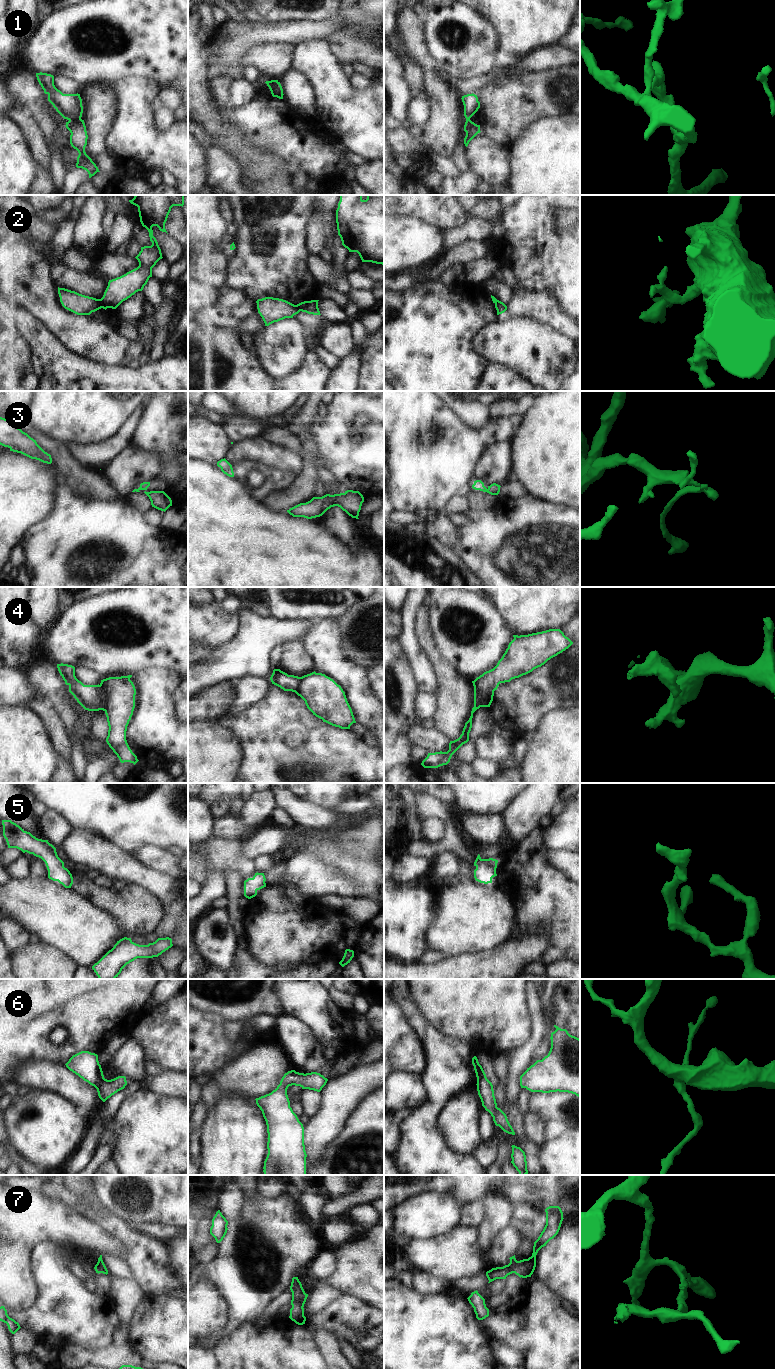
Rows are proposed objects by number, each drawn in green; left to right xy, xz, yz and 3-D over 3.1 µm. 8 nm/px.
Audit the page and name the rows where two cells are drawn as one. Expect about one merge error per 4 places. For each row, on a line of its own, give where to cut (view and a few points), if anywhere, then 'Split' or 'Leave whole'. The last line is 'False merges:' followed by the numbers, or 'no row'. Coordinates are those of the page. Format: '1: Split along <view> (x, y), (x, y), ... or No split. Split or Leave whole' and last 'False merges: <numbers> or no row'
1: Split along xy (80, 118), (69, 120). Split
2: Split along xy (99, 299), (107, 307). Split
3: Split along yz (487, 489), (485, 491). Split
4: Split along xy (100, 684), (103, 690), (102, 709). Split
5: No split. Leave whole
6: No split. Leave whole
7: No split. Leave whole
False merges: 1, 2, 3, 4.

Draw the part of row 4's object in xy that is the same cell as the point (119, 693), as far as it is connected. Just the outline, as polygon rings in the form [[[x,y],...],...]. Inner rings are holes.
[[[132,675],[109,677],[101,680],[105,712],[109,726],[106,742],[121,763],[134,765],[139,761],[126,740],[126,731],[135,708],[136,689],[130,680]]]

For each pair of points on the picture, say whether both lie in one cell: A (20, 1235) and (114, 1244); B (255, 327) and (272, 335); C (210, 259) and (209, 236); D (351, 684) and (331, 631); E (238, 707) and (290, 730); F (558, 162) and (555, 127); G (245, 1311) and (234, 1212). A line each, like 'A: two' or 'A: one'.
A: one
B: two
C: two
D: one
E: two
F: one
G: two

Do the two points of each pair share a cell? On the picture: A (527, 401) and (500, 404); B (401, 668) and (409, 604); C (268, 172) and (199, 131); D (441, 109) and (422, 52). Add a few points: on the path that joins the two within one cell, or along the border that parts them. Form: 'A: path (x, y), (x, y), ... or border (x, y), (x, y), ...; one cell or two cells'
A: path (520, 405), (507, 405); one cell
B: border (399, 638), (412, 671); two cells
C: border (200, 124), (215, 136), (216, 144), (233, 157); two cells
D: path (441, 95), (430, 73), (430, 66); one cell

